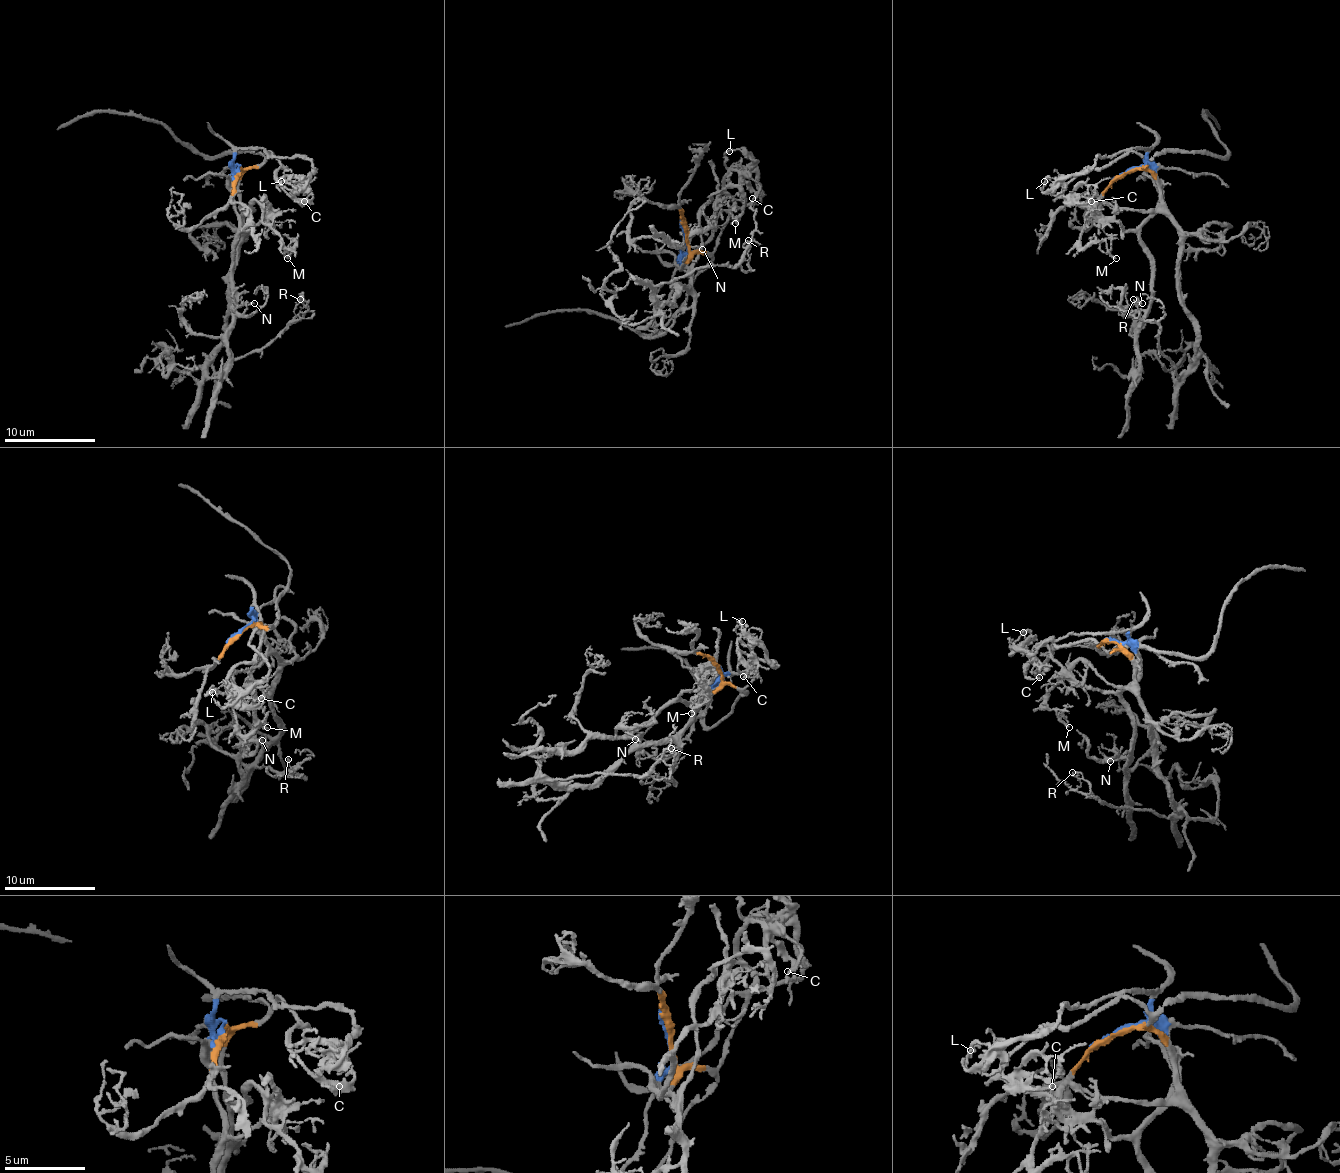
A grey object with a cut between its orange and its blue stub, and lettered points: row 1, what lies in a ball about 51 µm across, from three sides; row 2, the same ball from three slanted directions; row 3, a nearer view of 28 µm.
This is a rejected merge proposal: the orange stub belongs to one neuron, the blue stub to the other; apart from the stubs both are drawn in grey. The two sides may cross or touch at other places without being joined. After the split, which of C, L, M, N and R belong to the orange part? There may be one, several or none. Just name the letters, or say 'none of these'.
C, M, R

